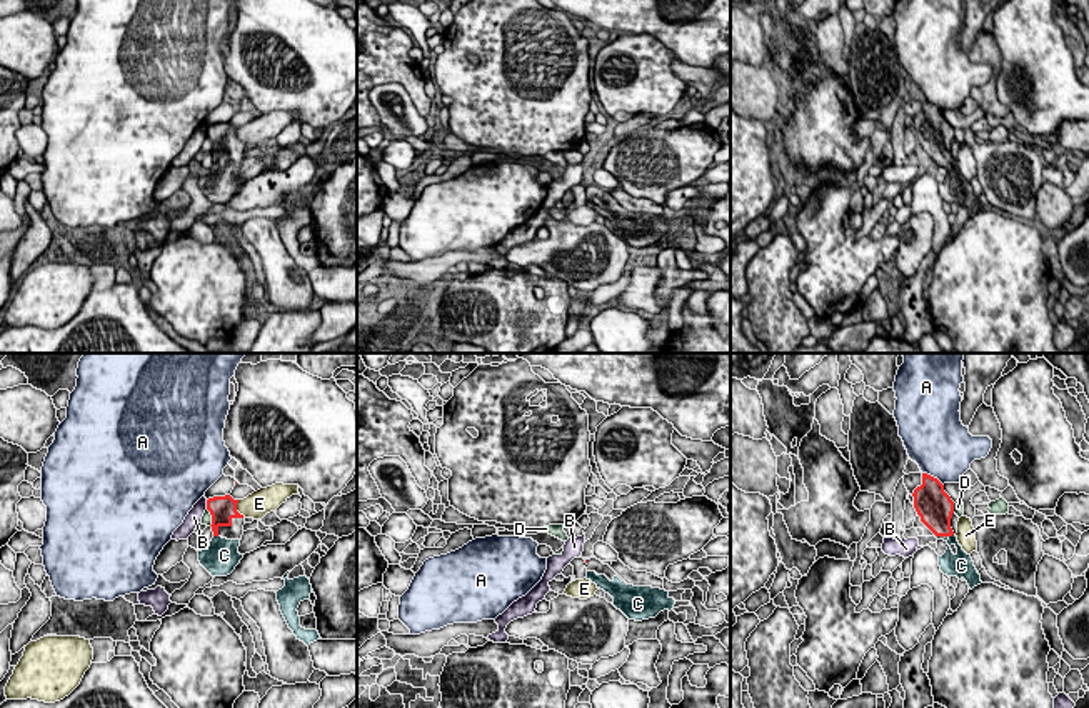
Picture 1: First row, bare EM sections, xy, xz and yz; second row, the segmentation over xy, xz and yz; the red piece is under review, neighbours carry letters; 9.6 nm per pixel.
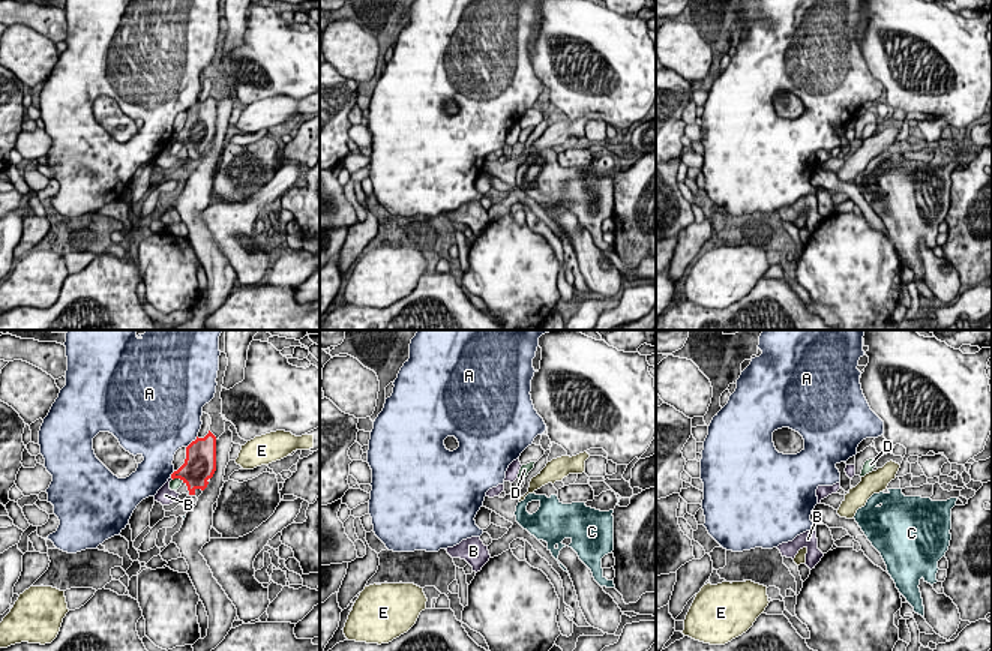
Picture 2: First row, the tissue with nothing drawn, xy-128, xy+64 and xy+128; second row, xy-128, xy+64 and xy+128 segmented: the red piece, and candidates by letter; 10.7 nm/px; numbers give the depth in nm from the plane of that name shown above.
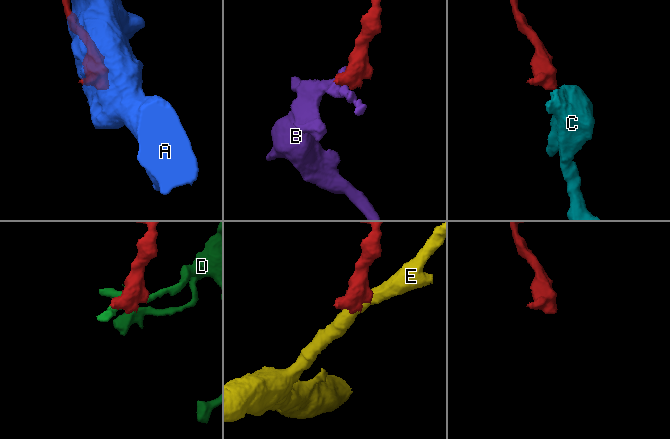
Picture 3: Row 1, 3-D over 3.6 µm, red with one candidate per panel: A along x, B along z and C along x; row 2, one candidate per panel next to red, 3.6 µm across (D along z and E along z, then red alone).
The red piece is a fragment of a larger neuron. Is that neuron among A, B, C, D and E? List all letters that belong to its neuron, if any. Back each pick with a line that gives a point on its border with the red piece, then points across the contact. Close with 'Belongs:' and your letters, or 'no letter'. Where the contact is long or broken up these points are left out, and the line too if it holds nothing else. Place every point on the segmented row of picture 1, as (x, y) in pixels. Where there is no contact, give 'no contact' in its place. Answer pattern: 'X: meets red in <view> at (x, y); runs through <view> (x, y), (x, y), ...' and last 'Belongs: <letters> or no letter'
C: meets red in xy at (215, 535); runs through xy (222, 510), (215, 523), (215, 535), (220, 558)
Belongs: C

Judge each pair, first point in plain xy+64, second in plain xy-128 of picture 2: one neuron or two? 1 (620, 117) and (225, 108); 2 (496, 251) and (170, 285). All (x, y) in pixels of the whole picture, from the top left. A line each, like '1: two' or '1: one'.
1: two
2: one

